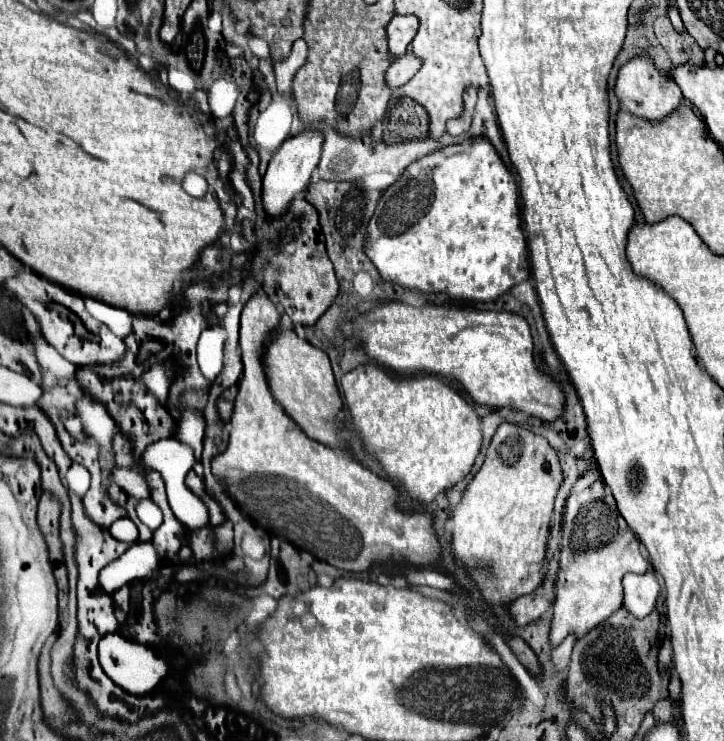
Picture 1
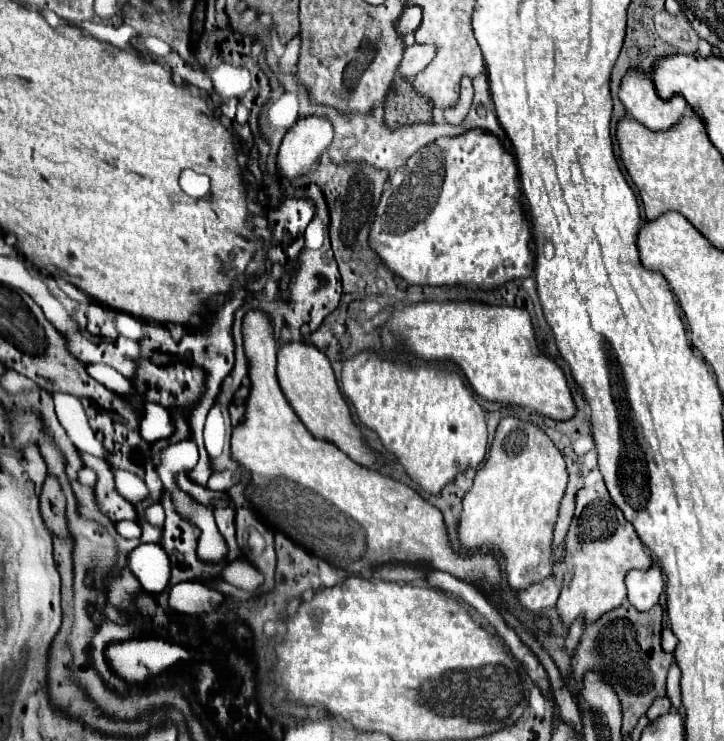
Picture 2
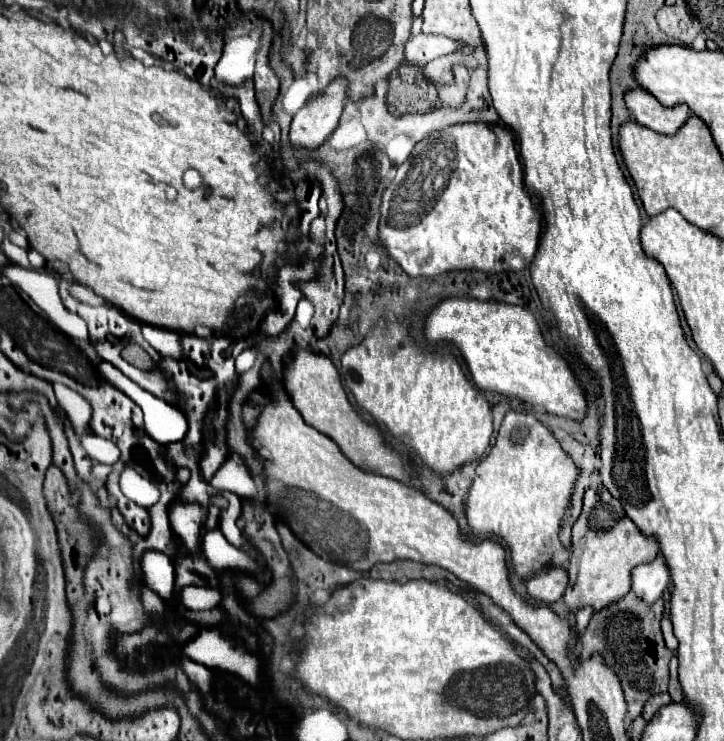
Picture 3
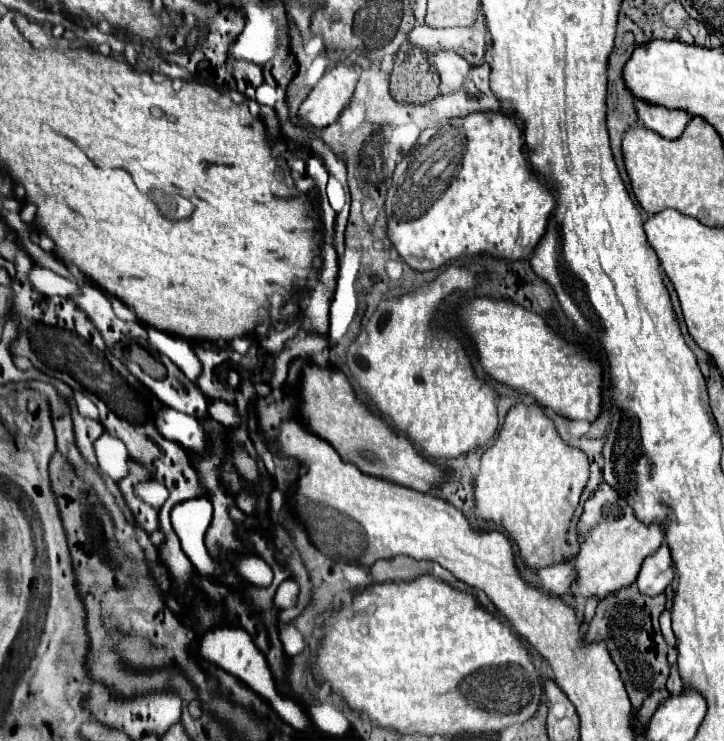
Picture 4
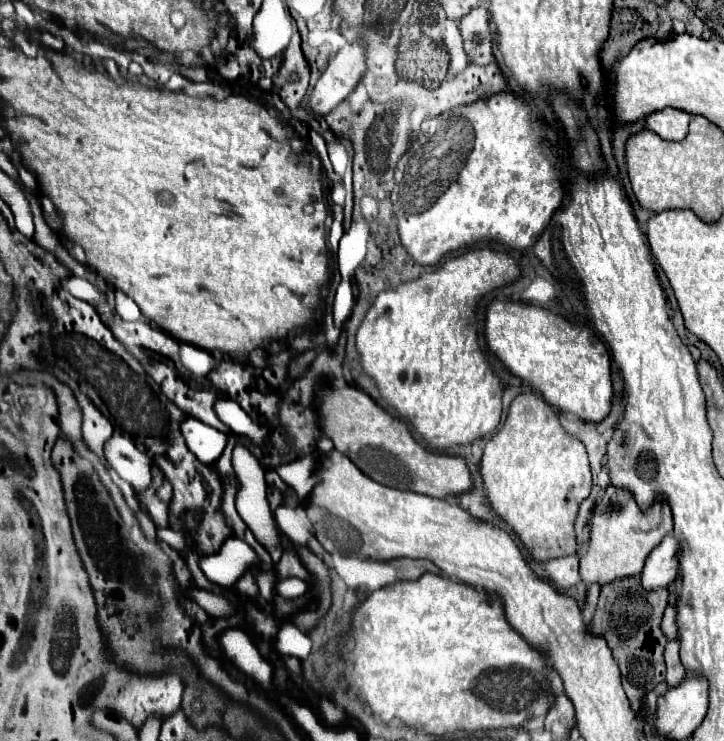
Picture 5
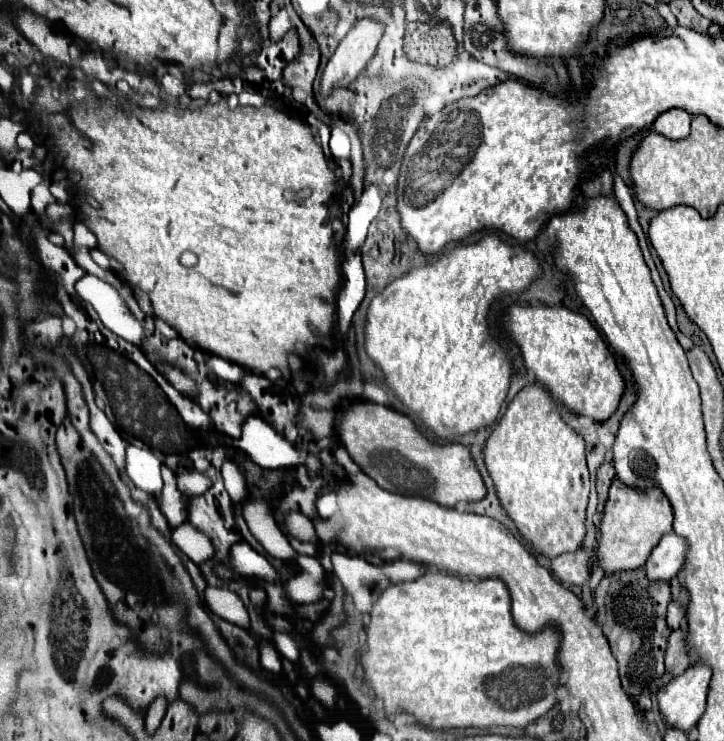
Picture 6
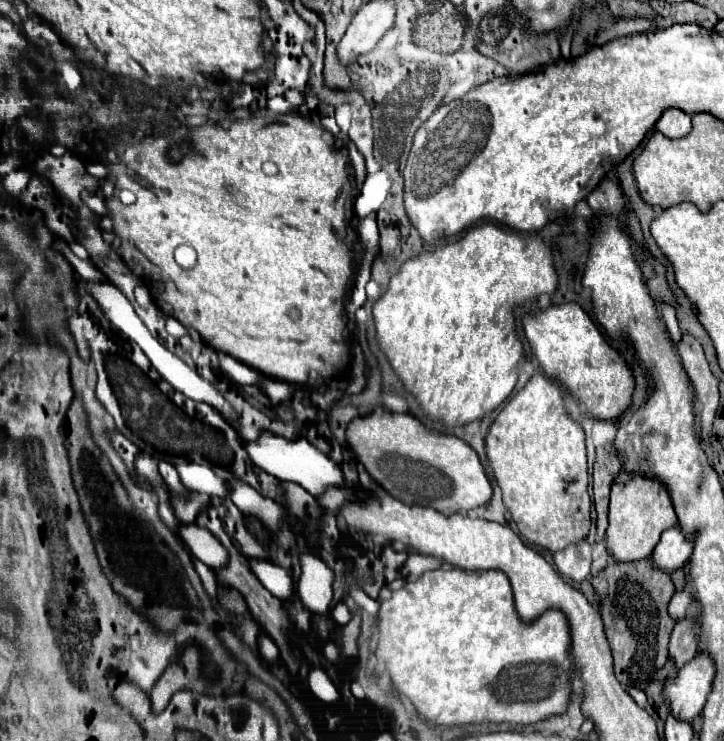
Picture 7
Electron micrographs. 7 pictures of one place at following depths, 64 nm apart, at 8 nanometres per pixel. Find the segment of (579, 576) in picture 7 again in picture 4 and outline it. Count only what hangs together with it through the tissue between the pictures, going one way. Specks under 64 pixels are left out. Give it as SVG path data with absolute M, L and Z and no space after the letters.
M570 560L540 570L540 590L544 590L546 594L562 596L568 592L574 580L576 580L576 568L572 566Z

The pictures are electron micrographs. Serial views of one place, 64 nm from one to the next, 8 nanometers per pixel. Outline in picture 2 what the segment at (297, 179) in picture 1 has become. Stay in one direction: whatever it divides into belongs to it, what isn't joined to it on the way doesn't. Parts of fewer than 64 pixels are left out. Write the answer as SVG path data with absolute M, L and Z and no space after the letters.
M306 116L298 118L294 126L282 140L278 164L282 170L282 180L298 178L306 174L312 164L324 154L334 136L334 126L326 116Z

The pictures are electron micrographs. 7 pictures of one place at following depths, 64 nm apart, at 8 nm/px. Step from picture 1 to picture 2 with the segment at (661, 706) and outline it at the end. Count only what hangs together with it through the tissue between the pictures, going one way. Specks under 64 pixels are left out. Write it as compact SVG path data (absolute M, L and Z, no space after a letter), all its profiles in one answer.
M664 696L664 698L656 698L656 700L654 700L654 704L648 708L646 716L648 716L648 720L652 722L652 720L656 720L658 716L666 714L670 708L672 708L672 704L670 704L670 700L668 700L666 696Z

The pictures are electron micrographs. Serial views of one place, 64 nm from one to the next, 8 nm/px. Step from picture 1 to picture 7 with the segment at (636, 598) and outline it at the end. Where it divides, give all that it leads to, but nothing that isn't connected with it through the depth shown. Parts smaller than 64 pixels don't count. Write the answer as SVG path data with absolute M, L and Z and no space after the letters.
M678 526L668 528L652 552L652 562L664 572L672 574L680 566L684 566L684 562L688 562L694 548L692 544L694 542L688 540L686 534Z

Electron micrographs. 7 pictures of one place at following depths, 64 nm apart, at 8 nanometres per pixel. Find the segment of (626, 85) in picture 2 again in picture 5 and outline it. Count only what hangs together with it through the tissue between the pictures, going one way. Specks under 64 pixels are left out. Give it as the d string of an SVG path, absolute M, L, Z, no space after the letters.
M664 108L650 118L646 118L646 128L662 136L664 140L684 140L688 134L688 124L692 116L682 110Z

